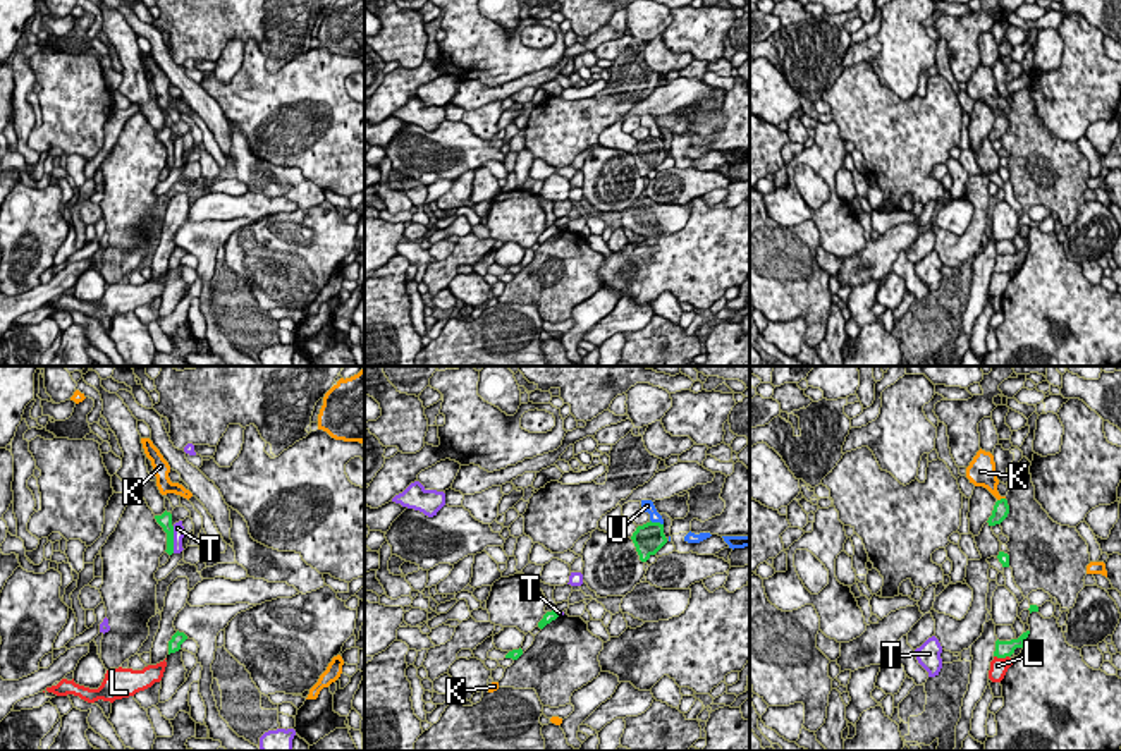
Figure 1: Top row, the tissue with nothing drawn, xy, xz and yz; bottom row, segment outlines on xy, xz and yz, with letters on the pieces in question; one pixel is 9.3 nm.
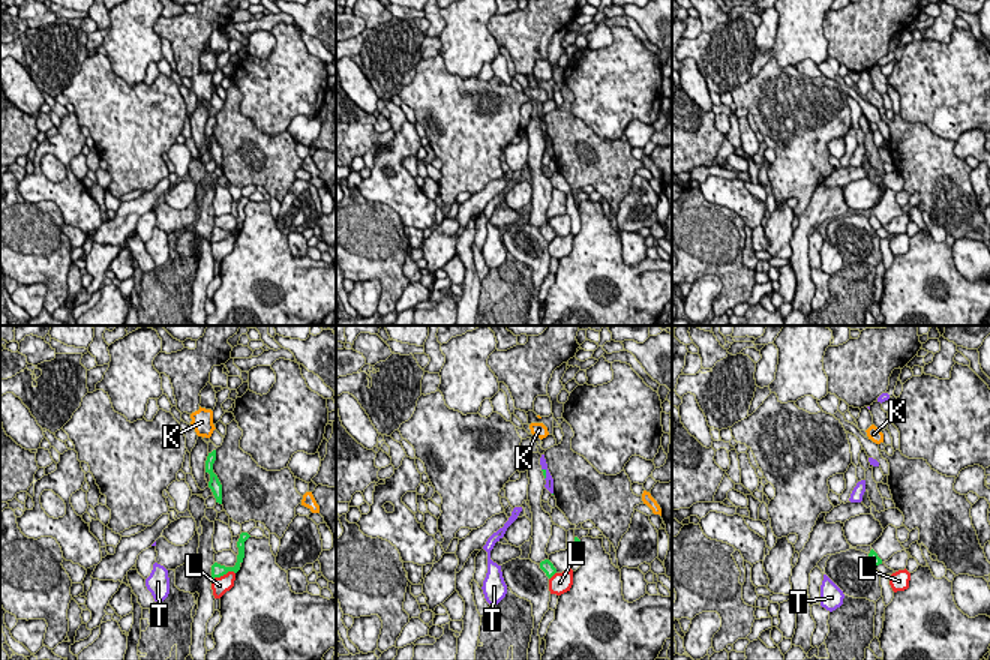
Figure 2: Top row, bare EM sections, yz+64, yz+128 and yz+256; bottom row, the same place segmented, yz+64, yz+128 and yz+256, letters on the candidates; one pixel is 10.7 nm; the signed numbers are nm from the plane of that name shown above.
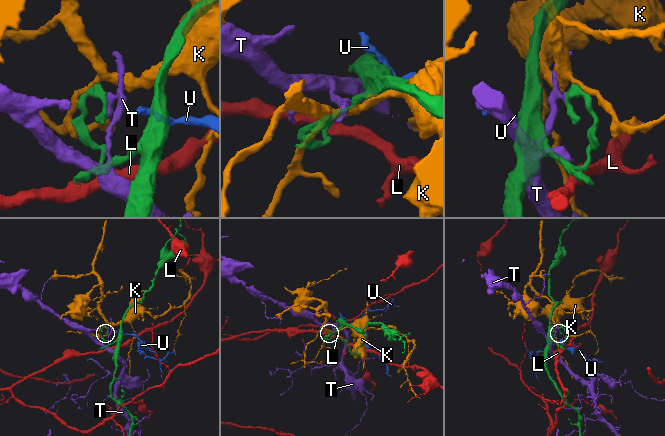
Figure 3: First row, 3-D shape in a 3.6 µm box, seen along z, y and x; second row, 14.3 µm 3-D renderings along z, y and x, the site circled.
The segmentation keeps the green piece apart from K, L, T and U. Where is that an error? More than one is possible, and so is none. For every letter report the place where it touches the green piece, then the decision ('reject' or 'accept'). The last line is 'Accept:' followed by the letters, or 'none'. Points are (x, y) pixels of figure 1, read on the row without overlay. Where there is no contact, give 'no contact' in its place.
K: contact yz (1001, 114); reject
L: contact yz (1001, 272); reject
T: contact xy (172, 155); reject
U: contact xz (657, 138); reject
Accept: none

